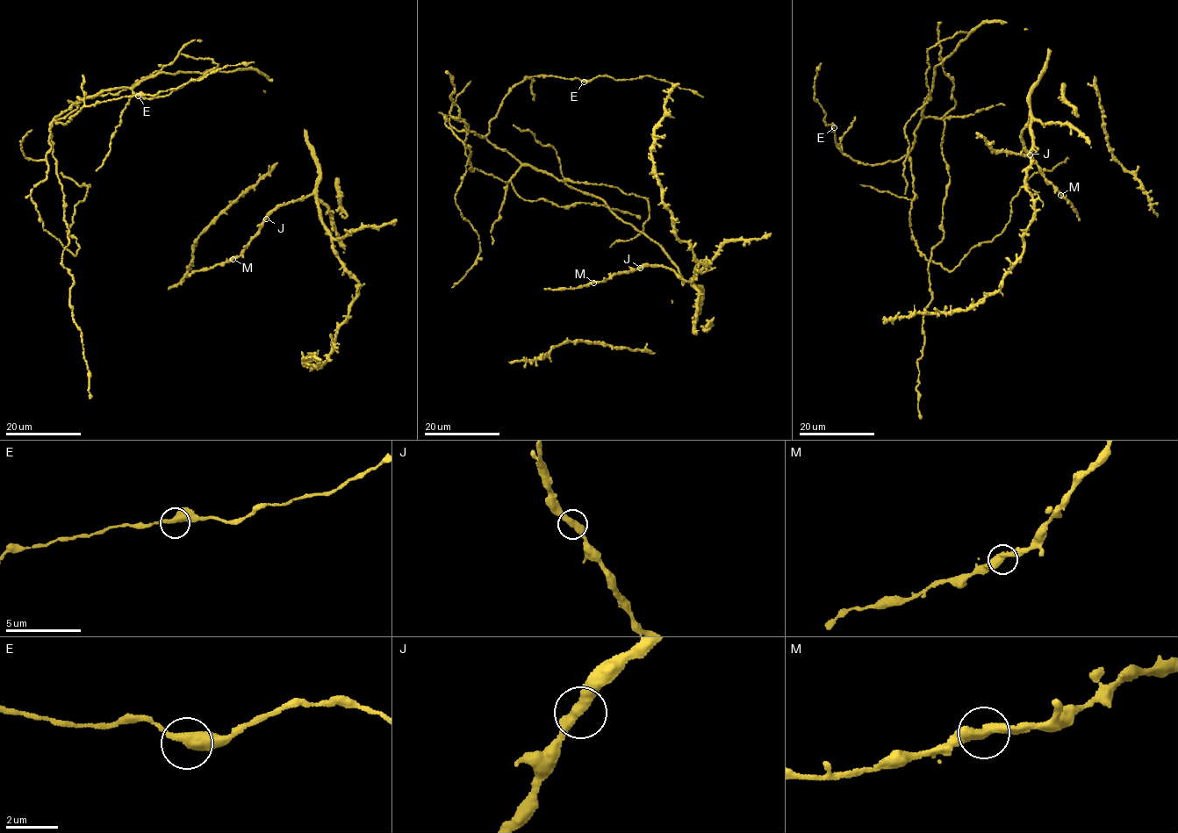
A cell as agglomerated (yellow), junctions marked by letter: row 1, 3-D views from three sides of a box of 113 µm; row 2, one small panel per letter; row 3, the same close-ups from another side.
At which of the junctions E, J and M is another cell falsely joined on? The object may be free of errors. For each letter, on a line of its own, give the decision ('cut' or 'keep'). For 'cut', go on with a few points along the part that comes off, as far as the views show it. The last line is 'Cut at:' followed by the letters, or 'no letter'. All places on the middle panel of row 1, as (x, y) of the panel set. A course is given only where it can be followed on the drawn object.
E: keep
J: keep
M: keep
Cut at: no letter

